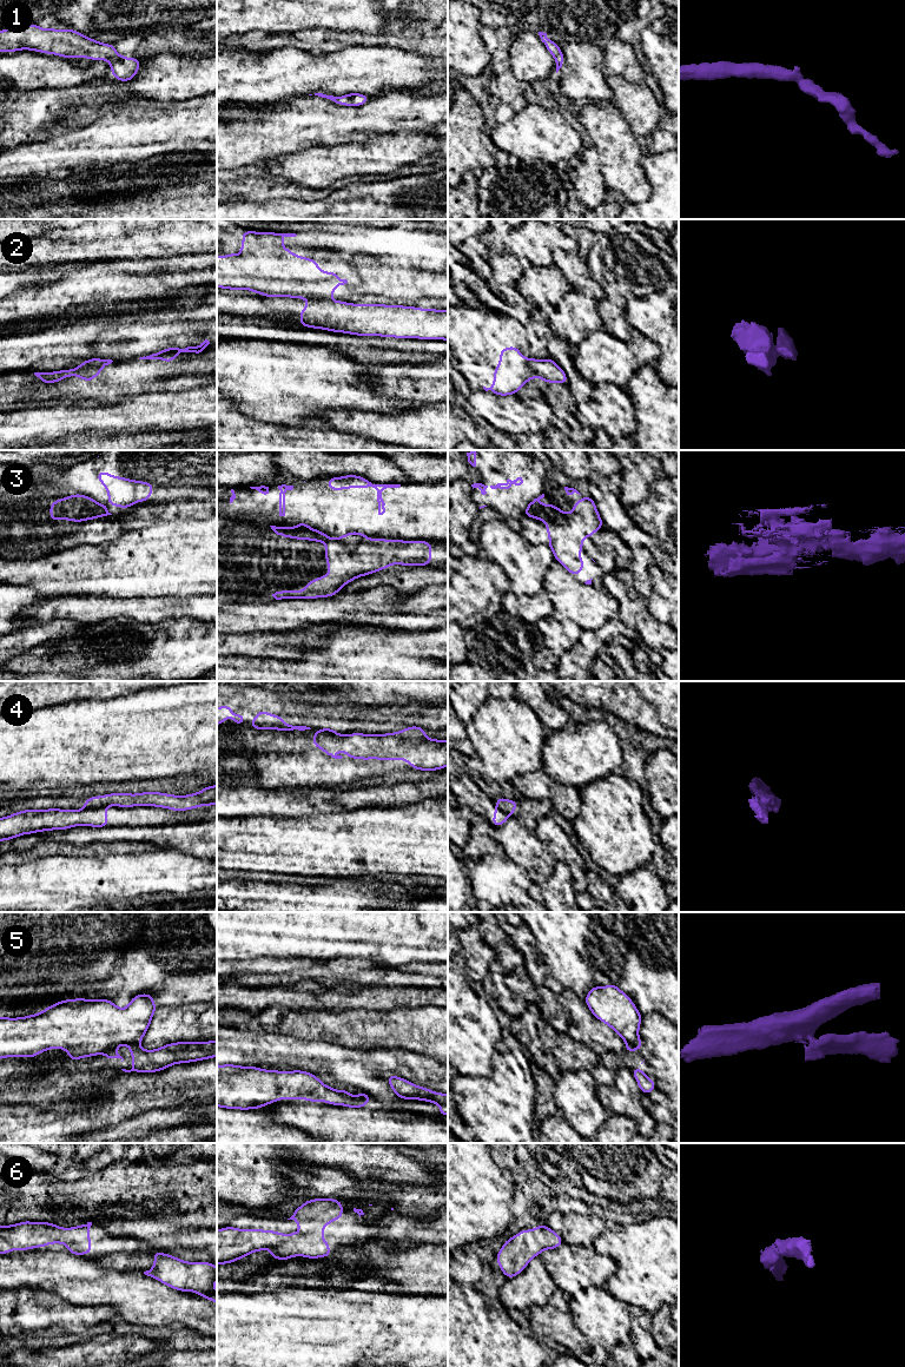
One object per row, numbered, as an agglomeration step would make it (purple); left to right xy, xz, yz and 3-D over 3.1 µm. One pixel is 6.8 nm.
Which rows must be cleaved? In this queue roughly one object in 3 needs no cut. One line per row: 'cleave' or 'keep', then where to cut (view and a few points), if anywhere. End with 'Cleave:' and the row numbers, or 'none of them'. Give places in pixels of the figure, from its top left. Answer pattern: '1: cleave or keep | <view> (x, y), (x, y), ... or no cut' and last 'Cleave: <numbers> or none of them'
1: keep | no cut
2: cleave | xy (79, 365), (103, 367)
3: cleave | xz (367, 537), (354, 549), (347, 549), (336, 539)
4: cleave | xy (104, 806), (85, 809)
5: cleave | xy (116, 1047), (104, 1052)
6: keep | no cut
Cleave: 2, 3, 4, 5

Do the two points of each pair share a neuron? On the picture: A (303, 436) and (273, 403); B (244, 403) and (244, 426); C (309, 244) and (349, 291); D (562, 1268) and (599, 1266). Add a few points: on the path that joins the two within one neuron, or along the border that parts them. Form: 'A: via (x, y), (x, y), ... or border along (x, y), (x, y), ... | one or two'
A: border along (268, 422), (286, 426), (323, 427) | two
B: border along (229, 398), (242, 413), (269, 423) | two
C: via (327, 244), (335, 244), (349, 258), (349, 273) | one
D: via (572, 1267), (575, 1265), (589, 1266) | one

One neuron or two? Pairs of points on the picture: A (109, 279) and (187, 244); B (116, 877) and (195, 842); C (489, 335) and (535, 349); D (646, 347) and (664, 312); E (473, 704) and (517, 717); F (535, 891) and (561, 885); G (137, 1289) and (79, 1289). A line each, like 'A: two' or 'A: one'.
A: two
B: two
C: two
D: two
E: two
F: one
G: one

